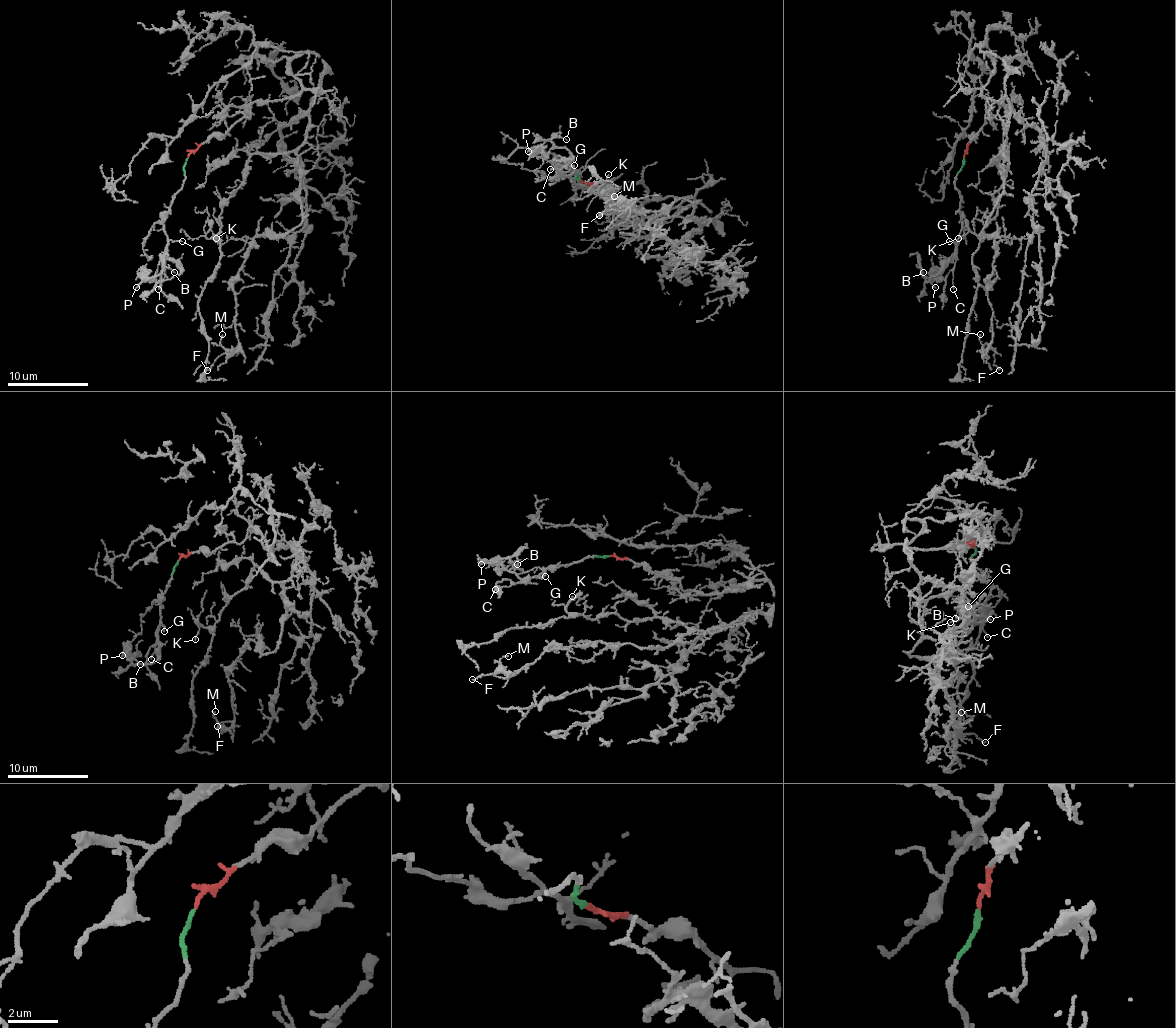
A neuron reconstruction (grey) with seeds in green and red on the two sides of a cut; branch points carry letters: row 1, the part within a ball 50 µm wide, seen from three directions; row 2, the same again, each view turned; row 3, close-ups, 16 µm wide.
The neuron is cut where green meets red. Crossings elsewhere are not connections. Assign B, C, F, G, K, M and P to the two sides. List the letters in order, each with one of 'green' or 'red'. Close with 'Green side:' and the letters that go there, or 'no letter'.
B: green
C: green
F: red
G: green
K: red
M: red
P: green
Green side: B, C, G, P

